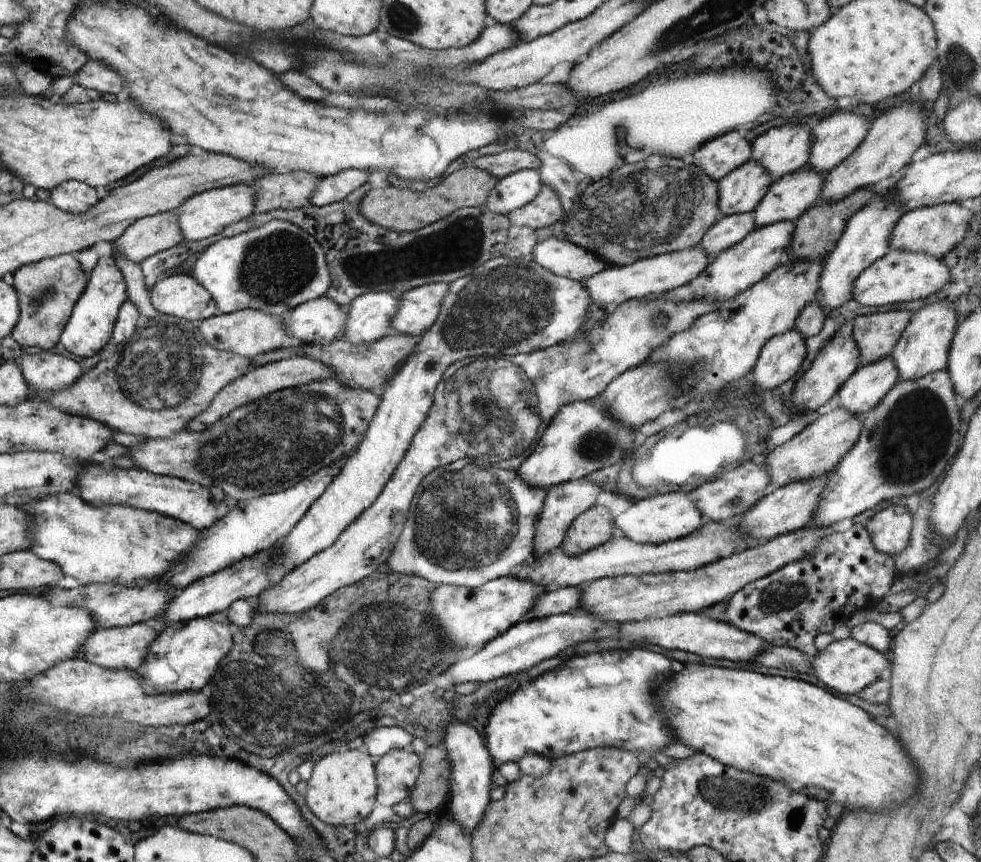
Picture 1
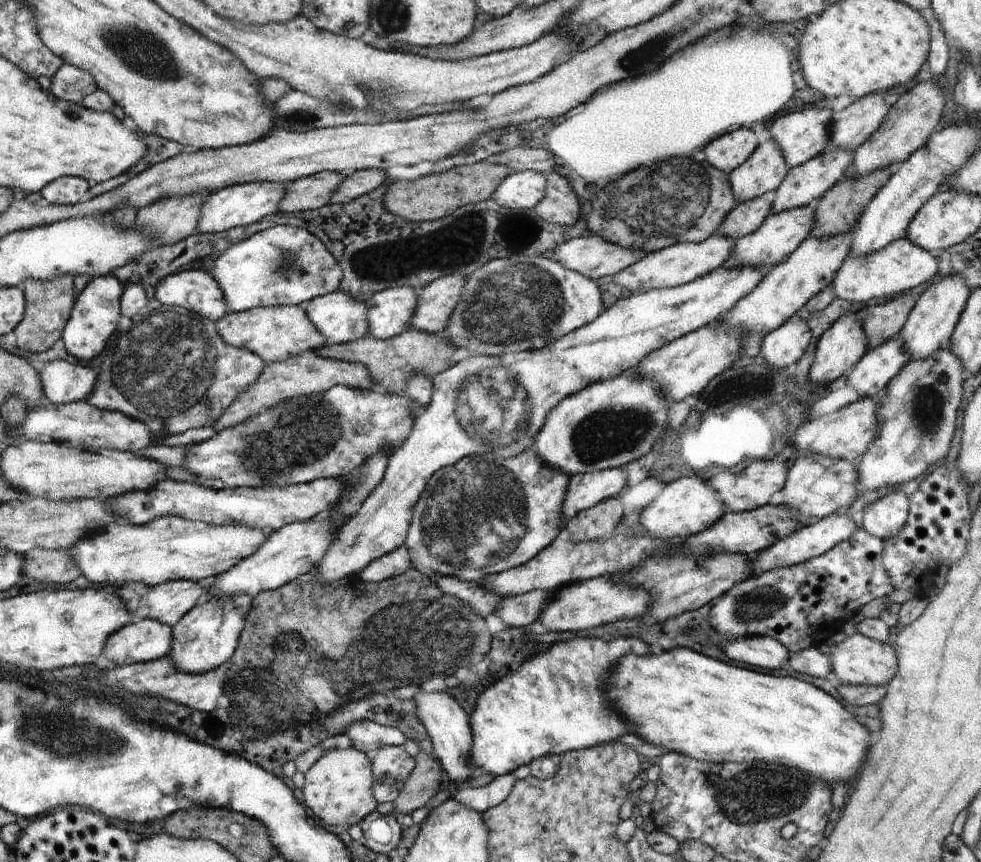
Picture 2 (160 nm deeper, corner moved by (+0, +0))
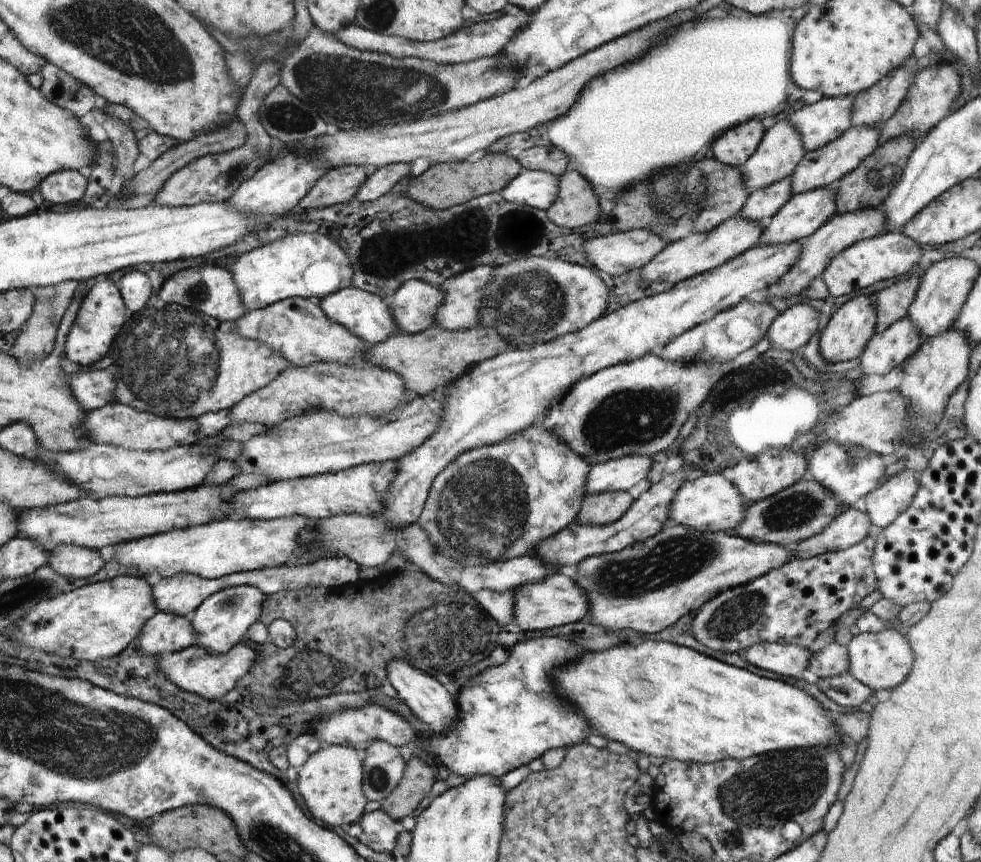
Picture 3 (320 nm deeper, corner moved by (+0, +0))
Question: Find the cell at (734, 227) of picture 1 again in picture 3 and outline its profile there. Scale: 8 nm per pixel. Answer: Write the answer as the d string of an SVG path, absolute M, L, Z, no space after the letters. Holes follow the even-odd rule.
M785 176L770 186L749 194L739 214L748 220L758 222L765 218L772 218L791 199L792 195L791 176Z

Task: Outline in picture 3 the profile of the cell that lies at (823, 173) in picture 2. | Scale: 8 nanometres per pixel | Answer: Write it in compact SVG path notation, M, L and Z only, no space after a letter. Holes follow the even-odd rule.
M882 124L876 126L854 125L849 128L841 137L825 144L822 148L813 151L806 151L804 158L791 174L793 195L812 189L827 187L834 180L841 180L852 169L855 169L865 158L868 158L880 144Z

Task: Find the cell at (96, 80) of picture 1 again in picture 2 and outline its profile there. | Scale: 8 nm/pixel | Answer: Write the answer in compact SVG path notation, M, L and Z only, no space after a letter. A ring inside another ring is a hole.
M64 63L52 76L49 89L63 101L80 105L86 95L96 92L97 84L90 74Z

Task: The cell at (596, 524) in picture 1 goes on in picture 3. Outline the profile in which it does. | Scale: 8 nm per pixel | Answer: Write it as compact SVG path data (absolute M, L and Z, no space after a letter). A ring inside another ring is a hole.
M629 491L588 493L583 498L576 522L583 525L609 525L622 518L633 501Z

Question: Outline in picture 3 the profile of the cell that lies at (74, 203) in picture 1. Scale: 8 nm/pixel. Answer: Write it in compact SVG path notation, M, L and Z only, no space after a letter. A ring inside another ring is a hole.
M64 169L46 177L40 192L44 200L52 204L72 204L84 196L86 178L77 170Z

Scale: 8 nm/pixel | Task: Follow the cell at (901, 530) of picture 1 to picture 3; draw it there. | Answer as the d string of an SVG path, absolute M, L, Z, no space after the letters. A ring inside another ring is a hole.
M905 469L865 496L865 513L875 532L887 527L912 504L920 477L921 473Z

